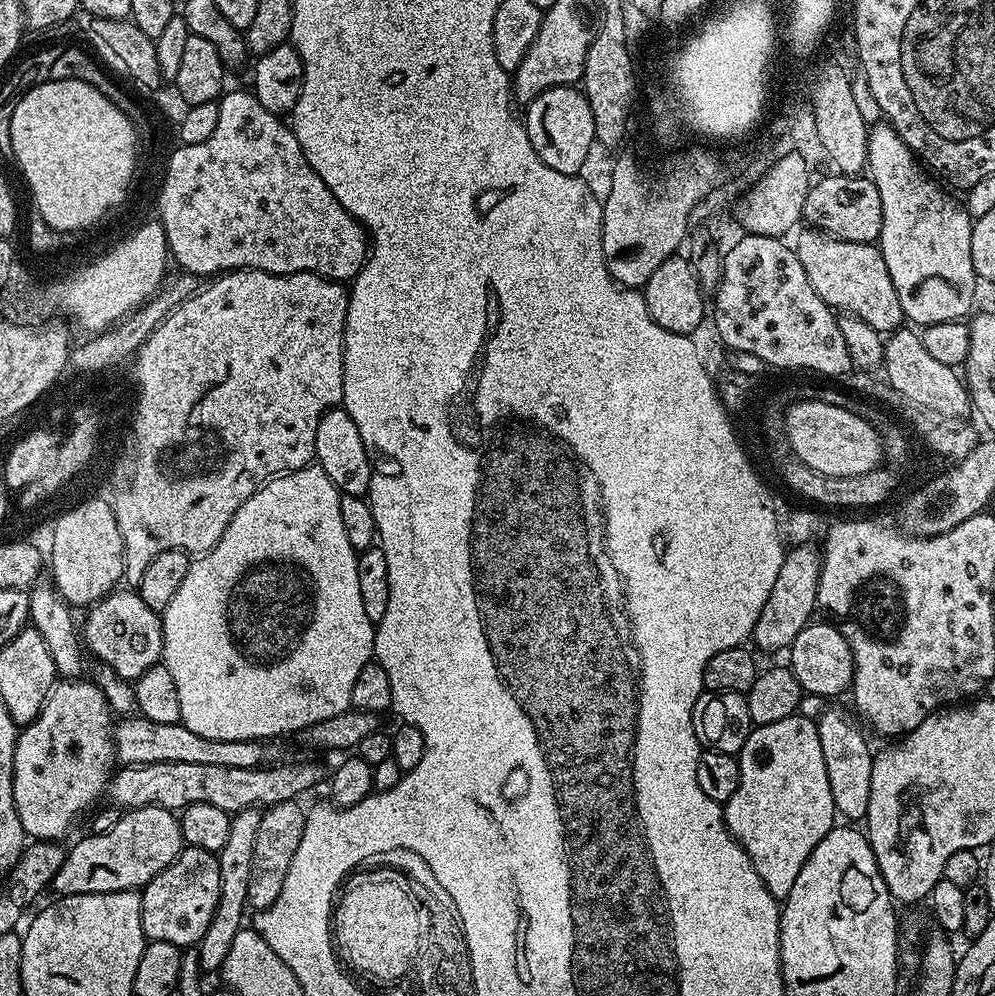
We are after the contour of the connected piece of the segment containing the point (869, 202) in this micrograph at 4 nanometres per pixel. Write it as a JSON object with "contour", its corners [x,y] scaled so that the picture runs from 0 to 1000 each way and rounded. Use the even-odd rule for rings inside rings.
{"contour":[[[835,175],[828,177],[824,182],[817,184],[810,195],[810,207],[807,220],[815,228],[831,233],[832,236],[849,241],[850,243],[866,243],[867,245],[880,245],[886,231],[886,199],[882,199],[882,187],[878,187],[875,179],[868,175],[850,177]]]}

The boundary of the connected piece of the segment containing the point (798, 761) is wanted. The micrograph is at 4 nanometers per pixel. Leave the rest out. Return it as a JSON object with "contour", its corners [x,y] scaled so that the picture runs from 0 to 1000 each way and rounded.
{"contour":[[[801,717],[786,721],[786,725],[757,730],[742,762],[742,793],[726,809],[728,824],[737,841],[750,853],[770,894],[787,902],[798,894],[802,873],[806,873],[818,849],[830,841],[842,823],[820,723]]]}

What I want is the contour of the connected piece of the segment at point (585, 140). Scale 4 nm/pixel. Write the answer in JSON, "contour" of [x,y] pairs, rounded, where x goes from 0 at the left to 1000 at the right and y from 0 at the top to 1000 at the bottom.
{"contour":[[[579,86],[553,88],[537,97],[529,111],[531,117],[528,115],[525,123],[531,130],[531,138],[541,159],[545,159],[553,171],[561,171],[561,175],[580,176],[594,145],[600,142],[597,114],[586,91]]]}

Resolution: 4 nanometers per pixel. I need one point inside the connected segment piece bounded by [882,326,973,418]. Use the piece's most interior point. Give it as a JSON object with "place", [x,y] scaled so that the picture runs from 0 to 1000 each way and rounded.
{"place":[913,368]}

